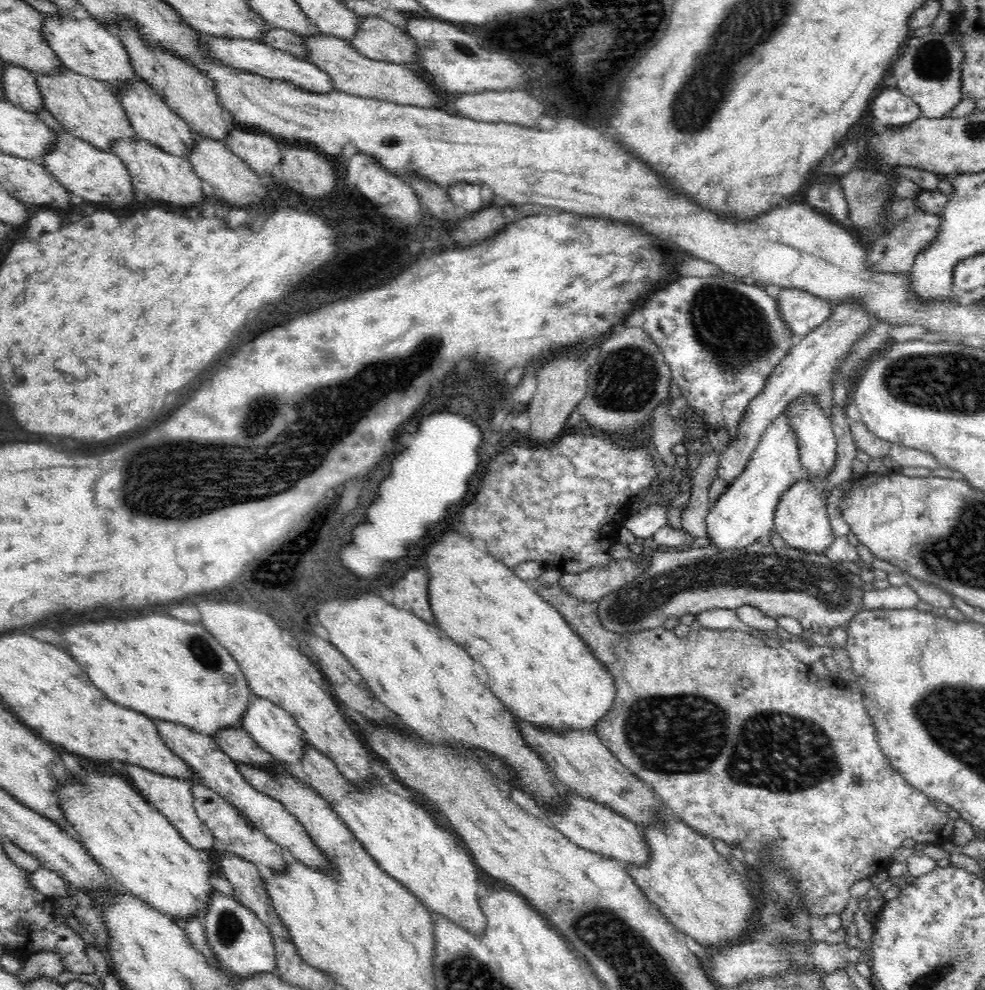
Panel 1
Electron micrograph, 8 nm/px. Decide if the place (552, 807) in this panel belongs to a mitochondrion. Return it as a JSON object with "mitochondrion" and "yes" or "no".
{"mitochondrion":"no"}

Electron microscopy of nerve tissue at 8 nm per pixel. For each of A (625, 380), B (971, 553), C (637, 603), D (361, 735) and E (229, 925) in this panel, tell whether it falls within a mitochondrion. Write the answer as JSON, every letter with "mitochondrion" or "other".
{"A":"mitochondrion","B":"mitochondrion","C":"mitochondrion","D":"other","E":"mitochondrion"}

